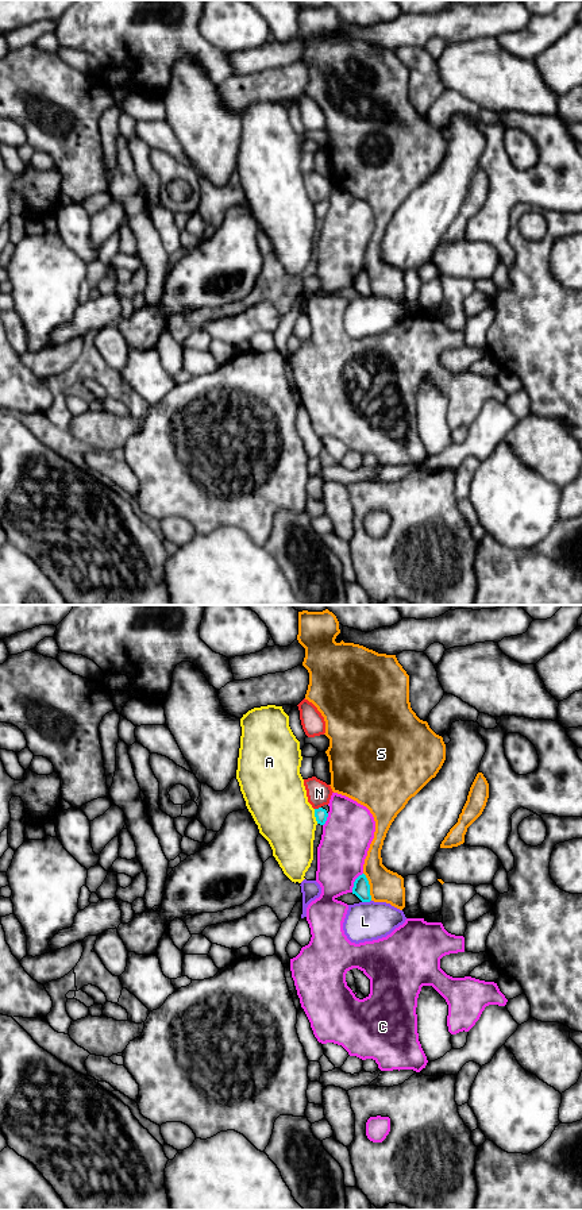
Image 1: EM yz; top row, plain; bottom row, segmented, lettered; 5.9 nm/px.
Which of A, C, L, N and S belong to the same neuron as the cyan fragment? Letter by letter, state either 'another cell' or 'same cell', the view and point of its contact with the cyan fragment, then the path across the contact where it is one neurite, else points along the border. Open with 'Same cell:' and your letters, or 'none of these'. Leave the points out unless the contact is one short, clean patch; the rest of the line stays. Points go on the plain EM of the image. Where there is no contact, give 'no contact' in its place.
Same cell: none of these
A: another cell; contact yz (315, 211); border yz (313, 204), (318, 218)
C: another cell; contact yz (354, 277)
L: another cell; contact yz (366, 296); border yz (370, 295), (362, 297)
N: another cell; contact yz (319, 203)
S: another cell; contact yz (369, 281)

